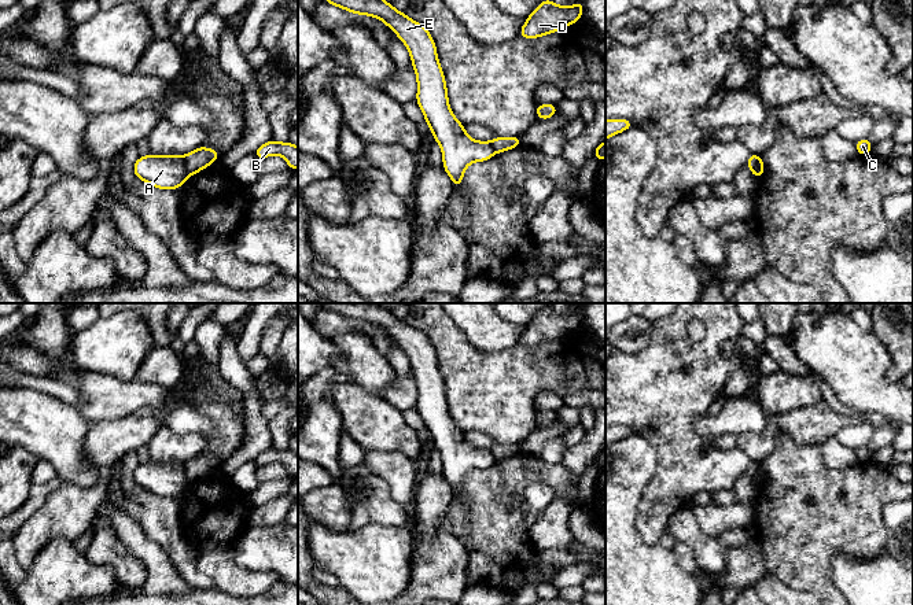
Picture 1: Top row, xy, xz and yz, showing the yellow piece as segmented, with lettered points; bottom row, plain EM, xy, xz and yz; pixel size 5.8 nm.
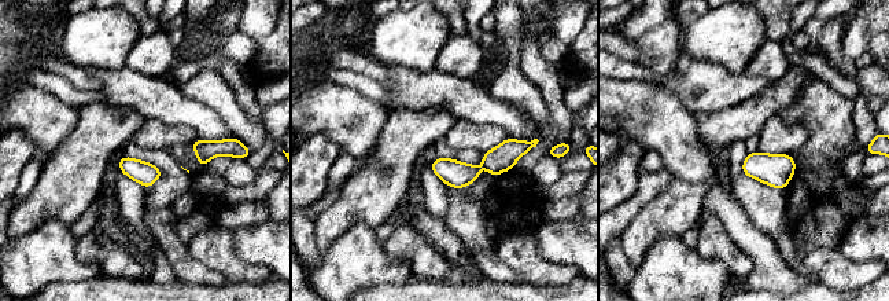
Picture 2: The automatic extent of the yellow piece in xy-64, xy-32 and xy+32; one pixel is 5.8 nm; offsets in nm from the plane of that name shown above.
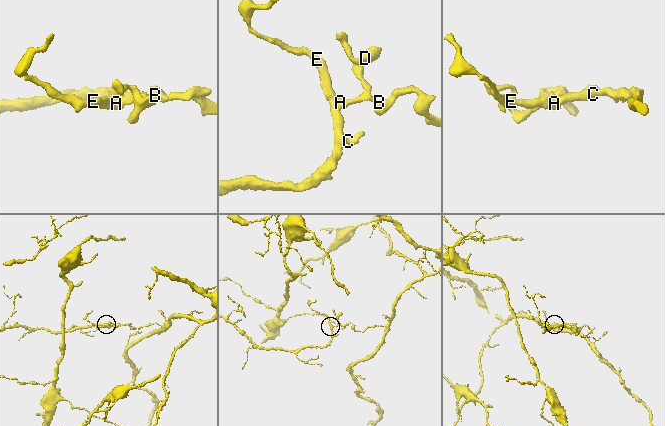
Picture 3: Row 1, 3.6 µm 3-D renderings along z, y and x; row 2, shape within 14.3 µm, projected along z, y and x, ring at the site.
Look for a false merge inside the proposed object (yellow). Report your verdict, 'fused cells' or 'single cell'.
fused cells

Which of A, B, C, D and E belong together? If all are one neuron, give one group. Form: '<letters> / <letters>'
A C E / B D

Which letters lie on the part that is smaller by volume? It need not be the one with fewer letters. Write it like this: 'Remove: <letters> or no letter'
Remove: A, C, E

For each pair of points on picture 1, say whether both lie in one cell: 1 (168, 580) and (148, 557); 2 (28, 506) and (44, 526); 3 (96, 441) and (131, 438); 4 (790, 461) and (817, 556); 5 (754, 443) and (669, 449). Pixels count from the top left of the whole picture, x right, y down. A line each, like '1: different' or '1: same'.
1: same
2: different
3: same
4: same
5: different

